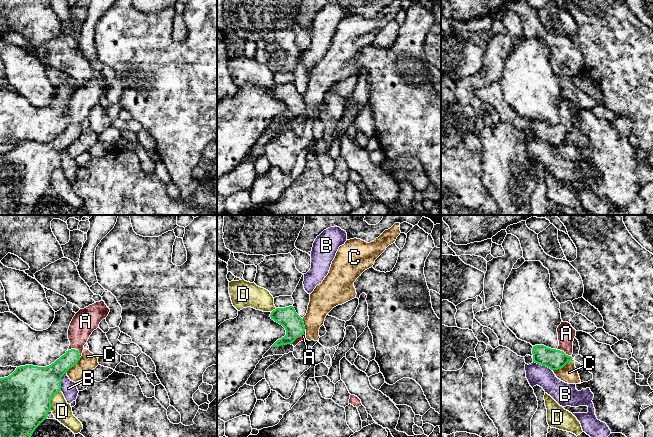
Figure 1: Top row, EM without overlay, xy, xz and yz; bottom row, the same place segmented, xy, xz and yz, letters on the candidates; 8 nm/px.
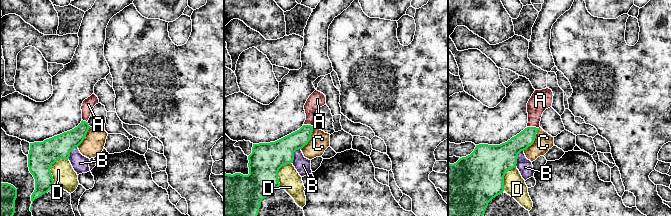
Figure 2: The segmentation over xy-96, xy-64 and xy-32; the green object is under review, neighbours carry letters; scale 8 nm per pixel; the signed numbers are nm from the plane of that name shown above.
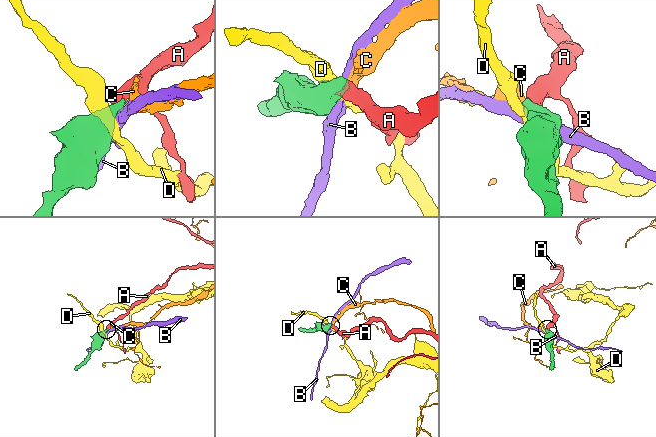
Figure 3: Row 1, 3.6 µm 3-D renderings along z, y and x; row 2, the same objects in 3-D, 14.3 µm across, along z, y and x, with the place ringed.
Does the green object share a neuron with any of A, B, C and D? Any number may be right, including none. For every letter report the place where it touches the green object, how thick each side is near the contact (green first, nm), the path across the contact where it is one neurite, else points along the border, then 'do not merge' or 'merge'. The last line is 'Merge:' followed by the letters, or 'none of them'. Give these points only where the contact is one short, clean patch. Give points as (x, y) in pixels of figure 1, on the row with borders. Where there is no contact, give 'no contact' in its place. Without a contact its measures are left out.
A: contact xz (297, 336); calibres 160 and 50 nm; way xz (287, 317), (293, 323), (297, 336), (303, 336); merge
B: contact yz (542, 365); calibres 160 and 170 nm; do not merge
C: contact yz (562, 367); calibres 160 and 140 nm; border yz (573, 360), (570, 360), (560, 368), (552, 370); do not merge
D: contact xy (51, 399); calibres 420 and 160 nm; do not merge
Merge: A

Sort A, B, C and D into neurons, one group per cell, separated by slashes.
A / B / C / D

